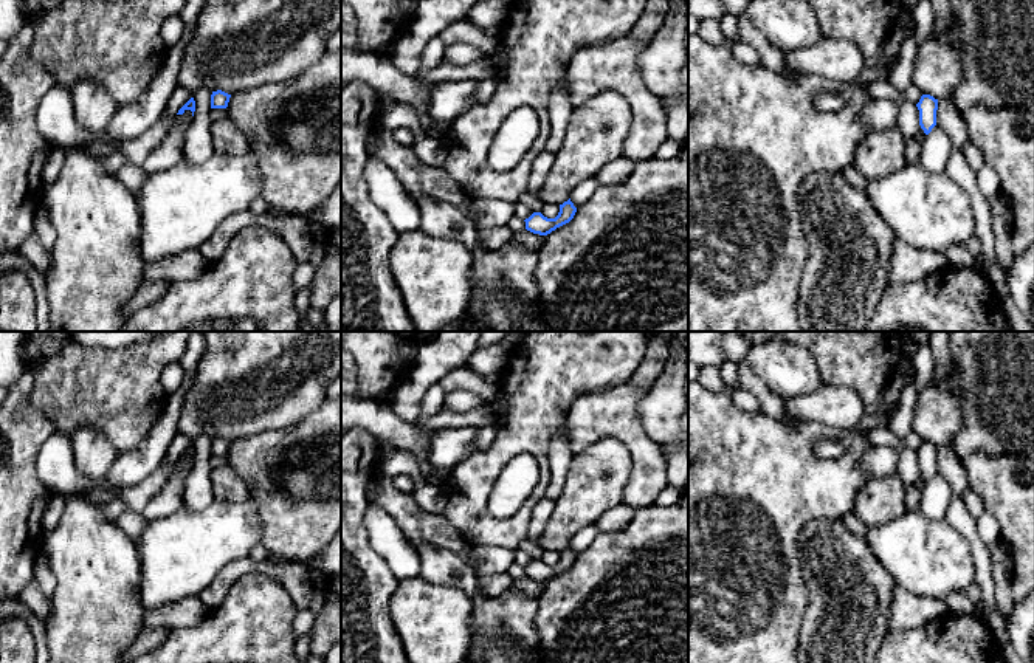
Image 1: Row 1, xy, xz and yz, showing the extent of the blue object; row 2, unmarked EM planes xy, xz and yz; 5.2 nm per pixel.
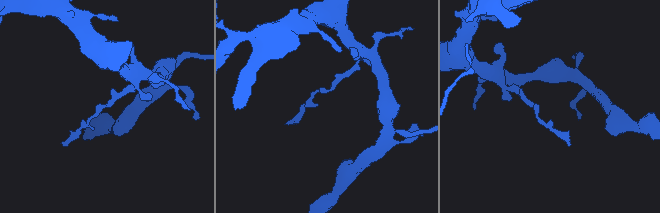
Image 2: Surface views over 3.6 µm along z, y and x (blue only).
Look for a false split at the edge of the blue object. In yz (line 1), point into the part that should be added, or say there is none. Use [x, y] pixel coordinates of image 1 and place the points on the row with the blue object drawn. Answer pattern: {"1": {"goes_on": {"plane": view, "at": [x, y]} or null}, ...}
{"1": {"goes_on": null}}

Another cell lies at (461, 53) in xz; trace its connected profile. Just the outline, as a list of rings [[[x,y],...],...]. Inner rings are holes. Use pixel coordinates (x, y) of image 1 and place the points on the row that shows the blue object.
[[[457,42],[454,45],[446,46],[442,62],[451,65],[465,65],[465,64],[473,64],[484,57],[487,56],[474,45]]]

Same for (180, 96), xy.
[[[177,87],[167,102],[167,116],[177,116],[178,110],[192,98],[192,91],[184,87]]]

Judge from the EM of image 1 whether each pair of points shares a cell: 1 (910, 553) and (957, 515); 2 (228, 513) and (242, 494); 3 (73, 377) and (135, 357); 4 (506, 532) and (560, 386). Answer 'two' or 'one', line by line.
1: two
2: two
3: one
4: one

